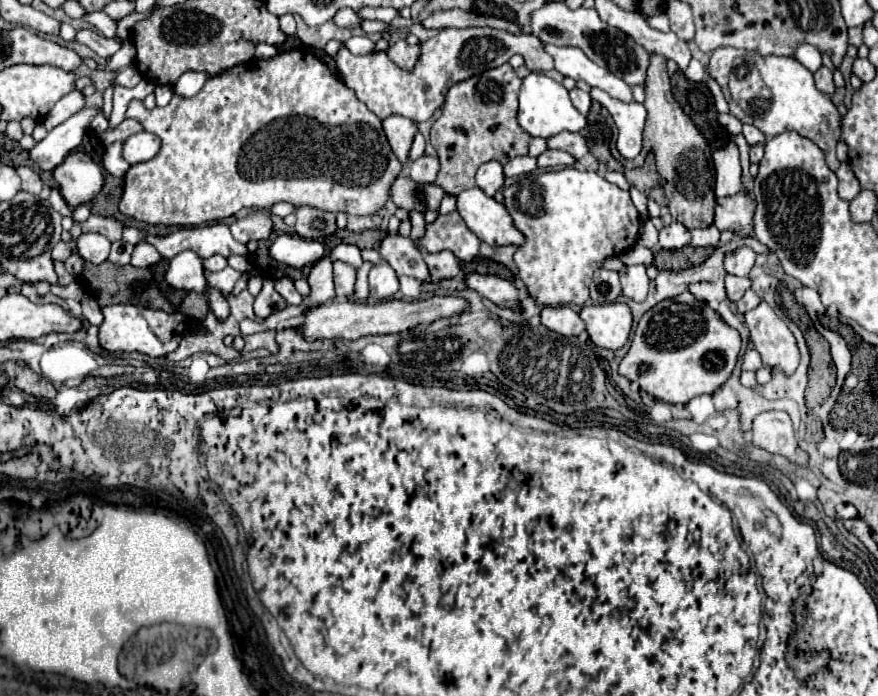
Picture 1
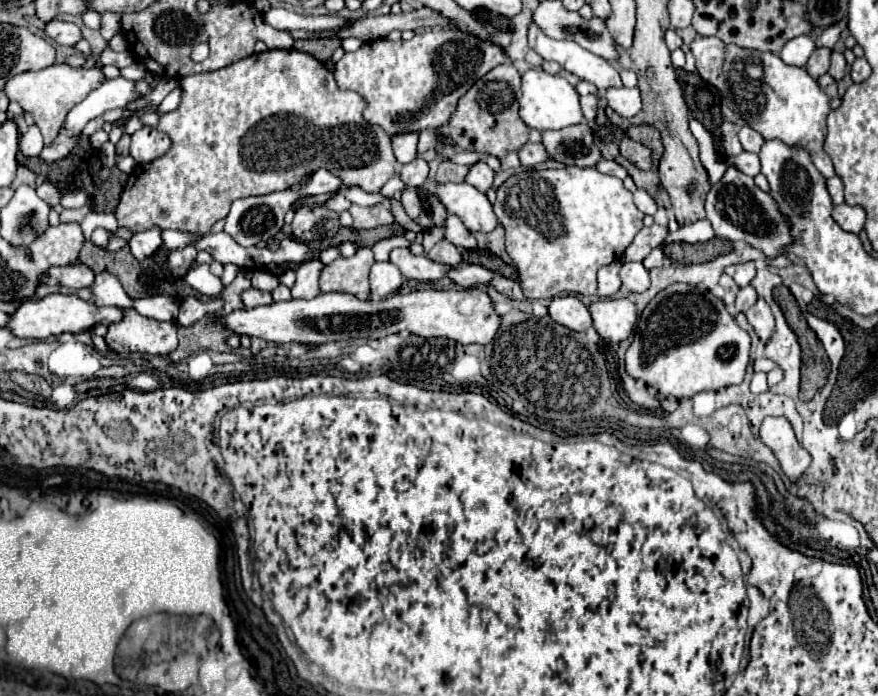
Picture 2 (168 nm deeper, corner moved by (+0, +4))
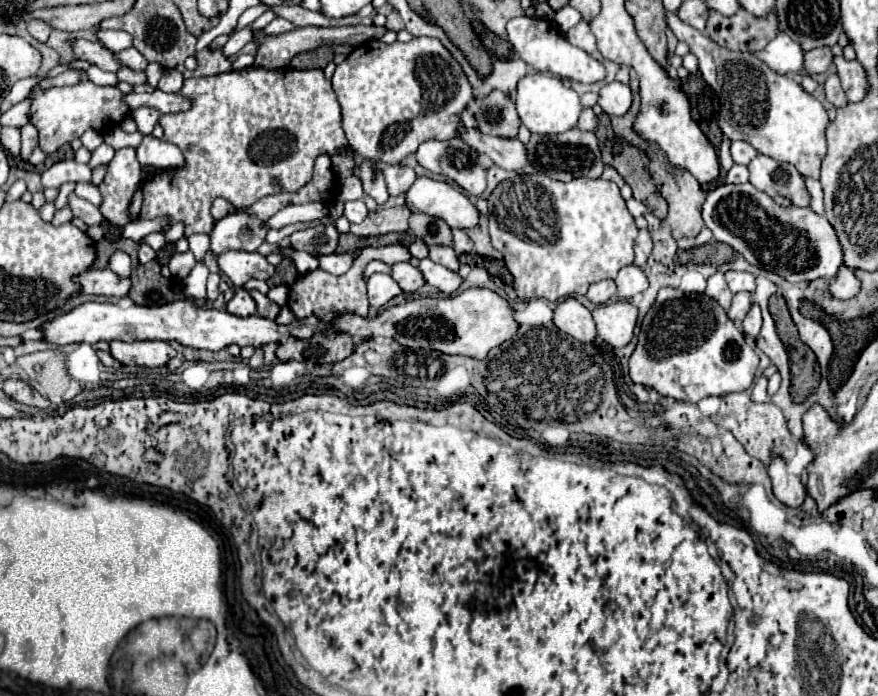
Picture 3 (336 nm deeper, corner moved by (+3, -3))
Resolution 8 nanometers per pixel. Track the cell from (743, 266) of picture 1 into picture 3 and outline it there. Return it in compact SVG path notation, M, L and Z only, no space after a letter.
M726 272L726 282L730 286L730 290L736 292L754 292L756 284L754 284L754 276L750 272Z

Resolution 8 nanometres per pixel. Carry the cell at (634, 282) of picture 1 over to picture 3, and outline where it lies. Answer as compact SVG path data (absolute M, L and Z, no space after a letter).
M624 266L616 276L616 284L618 284L618 296L624 300L630 300L632 296L648 288L646 274L638 266Z

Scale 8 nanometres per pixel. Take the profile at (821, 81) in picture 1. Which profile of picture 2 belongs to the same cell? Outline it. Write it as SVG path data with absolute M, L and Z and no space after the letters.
M817 47L817 49L811 53L811 57L809 57L807 65L805 65L807 73L809 73L813 79L825 75L827 69L829 69L829 57L831 57L831 49L827 49L827 47Z

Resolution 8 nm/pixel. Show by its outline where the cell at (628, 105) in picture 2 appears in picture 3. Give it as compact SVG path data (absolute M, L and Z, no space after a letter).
M610 82L600 88L598 104L608 116L624 116L632 104L632 94L626 84Z

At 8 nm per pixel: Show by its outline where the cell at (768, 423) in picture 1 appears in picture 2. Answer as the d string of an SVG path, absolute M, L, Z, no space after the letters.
M767 417L761 425L761 441L773 451L783 473L795 483L811 463L811 455L799 445L785 417Z

